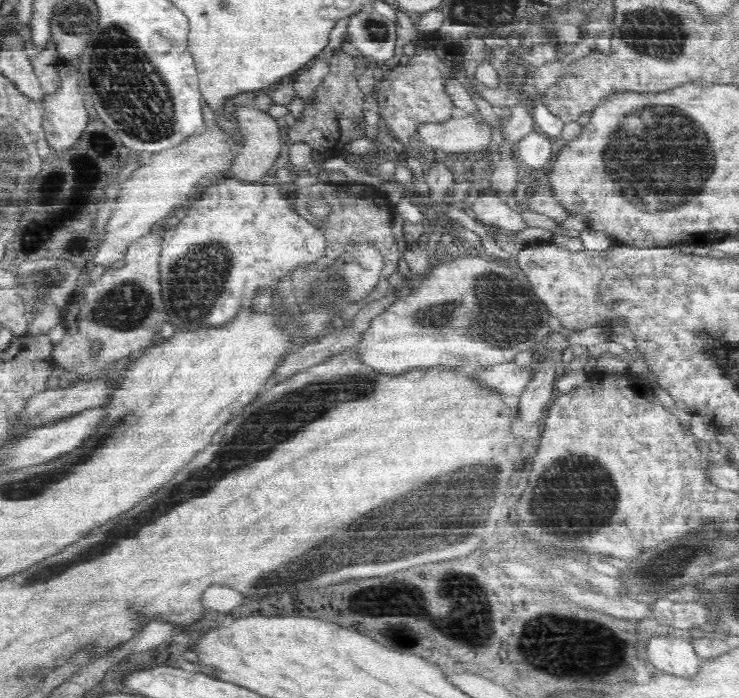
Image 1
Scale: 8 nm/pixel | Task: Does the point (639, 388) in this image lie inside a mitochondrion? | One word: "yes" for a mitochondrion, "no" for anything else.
no

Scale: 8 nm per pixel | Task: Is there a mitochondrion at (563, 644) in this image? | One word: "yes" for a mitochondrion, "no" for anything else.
yes

